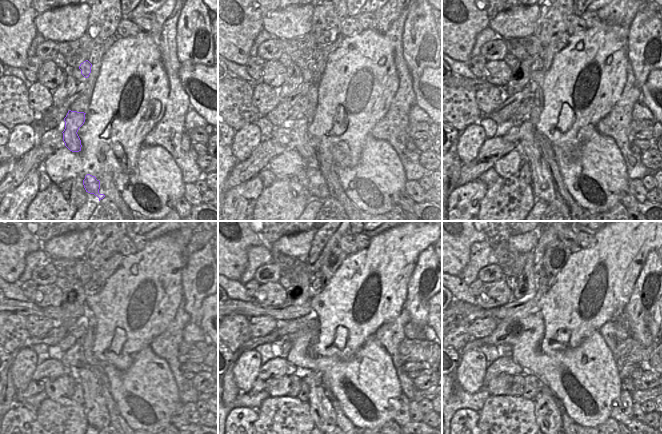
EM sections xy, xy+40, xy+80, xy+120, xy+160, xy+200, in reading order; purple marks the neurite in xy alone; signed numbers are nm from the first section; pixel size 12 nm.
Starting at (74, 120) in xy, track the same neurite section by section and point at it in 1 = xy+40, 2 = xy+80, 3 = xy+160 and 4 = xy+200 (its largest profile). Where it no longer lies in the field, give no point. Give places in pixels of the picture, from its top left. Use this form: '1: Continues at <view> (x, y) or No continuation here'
1: Continues at xy+40 (298, 137)
2: Continues at xy+80 (543, 189)
3: Continues at xy+160 (323, 415)
4: Continues at xy+200 (547, 410).

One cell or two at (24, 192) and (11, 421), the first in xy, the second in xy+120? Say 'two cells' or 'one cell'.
one cell

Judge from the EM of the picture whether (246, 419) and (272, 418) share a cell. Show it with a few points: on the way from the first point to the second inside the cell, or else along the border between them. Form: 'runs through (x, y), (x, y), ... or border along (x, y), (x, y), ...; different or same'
border along (257, 411), (258, 418), (253, 423); different

